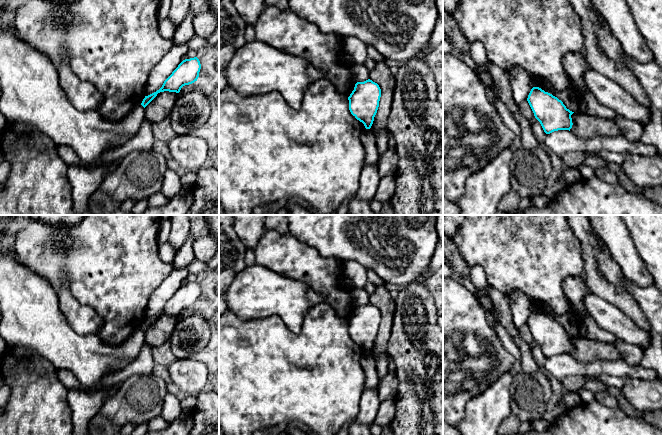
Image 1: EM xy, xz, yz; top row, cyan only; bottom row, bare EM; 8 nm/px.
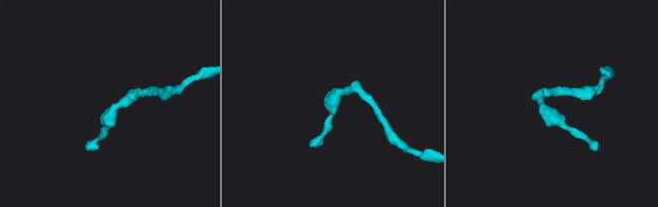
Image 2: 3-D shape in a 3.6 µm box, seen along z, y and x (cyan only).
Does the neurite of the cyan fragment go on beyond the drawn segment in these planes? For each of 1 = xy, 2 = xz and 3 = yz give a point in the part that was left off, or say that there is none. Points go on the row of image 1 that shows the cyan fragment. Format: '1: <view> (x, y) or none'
1: none
2: none
3: none

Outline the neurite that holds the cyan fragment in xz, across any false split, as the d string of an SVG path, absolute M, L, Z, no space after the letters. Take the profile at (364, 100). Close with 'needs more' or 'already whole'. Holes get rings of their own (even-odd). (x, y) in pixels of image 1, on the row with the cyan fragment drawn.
M370 79L357 82L348 97L351 114L362 122L366 129L370 129L373 124L380 97L381 89L379 85Z; already whole

